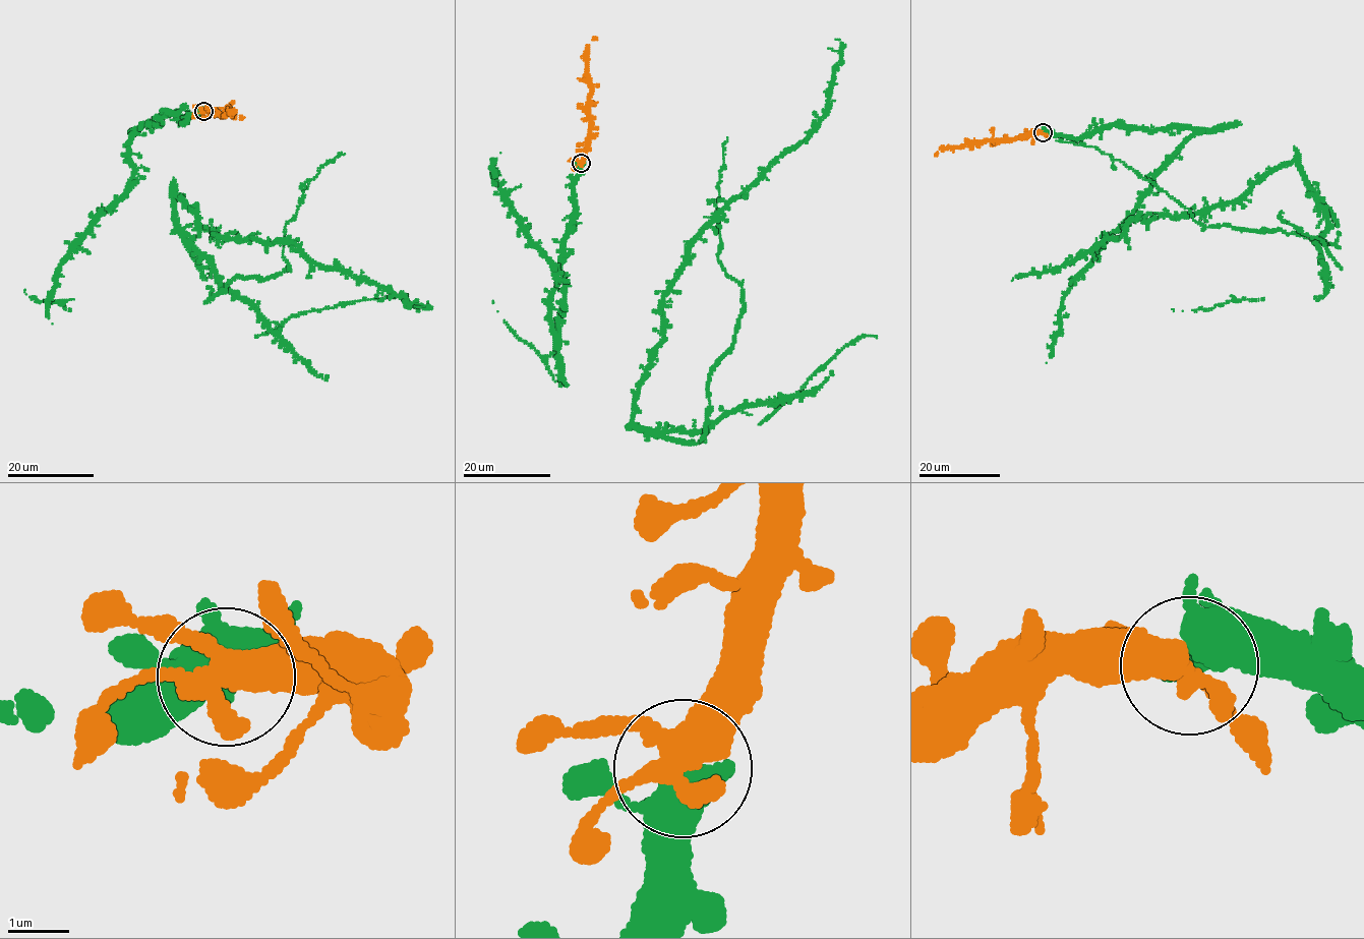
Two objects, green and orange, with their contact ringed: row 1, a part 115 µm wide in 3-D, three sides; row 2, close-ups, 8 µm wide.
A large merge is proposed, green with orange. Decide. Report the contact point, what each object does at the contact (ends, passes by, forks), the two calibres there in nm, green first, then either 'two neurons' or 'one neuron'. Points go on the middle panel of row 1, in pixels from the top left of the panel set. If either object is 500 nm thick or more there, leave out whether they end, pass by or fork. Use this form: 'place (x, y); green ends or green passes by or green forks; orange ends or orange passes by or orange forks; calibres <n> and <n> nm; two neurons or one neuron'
place (581, 163); green forks; orange forks; calibres 400 and 400 nm; one neuron

